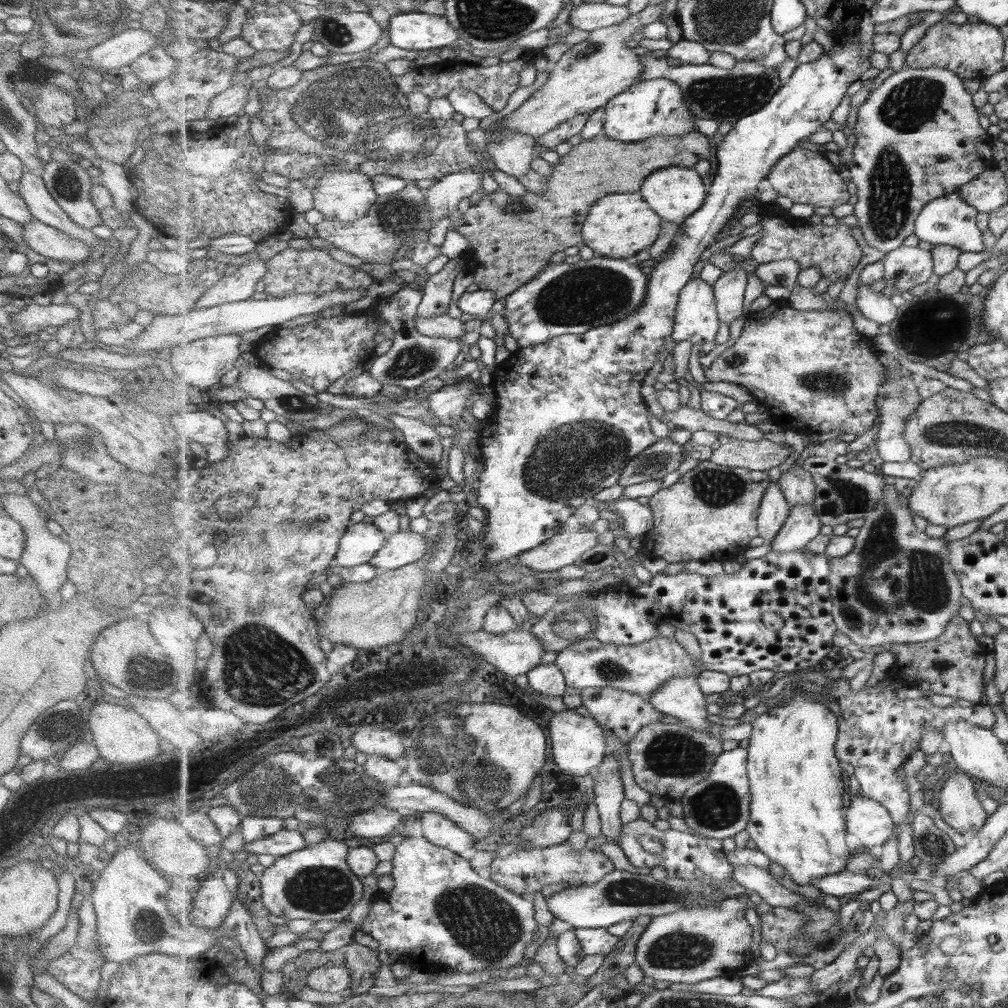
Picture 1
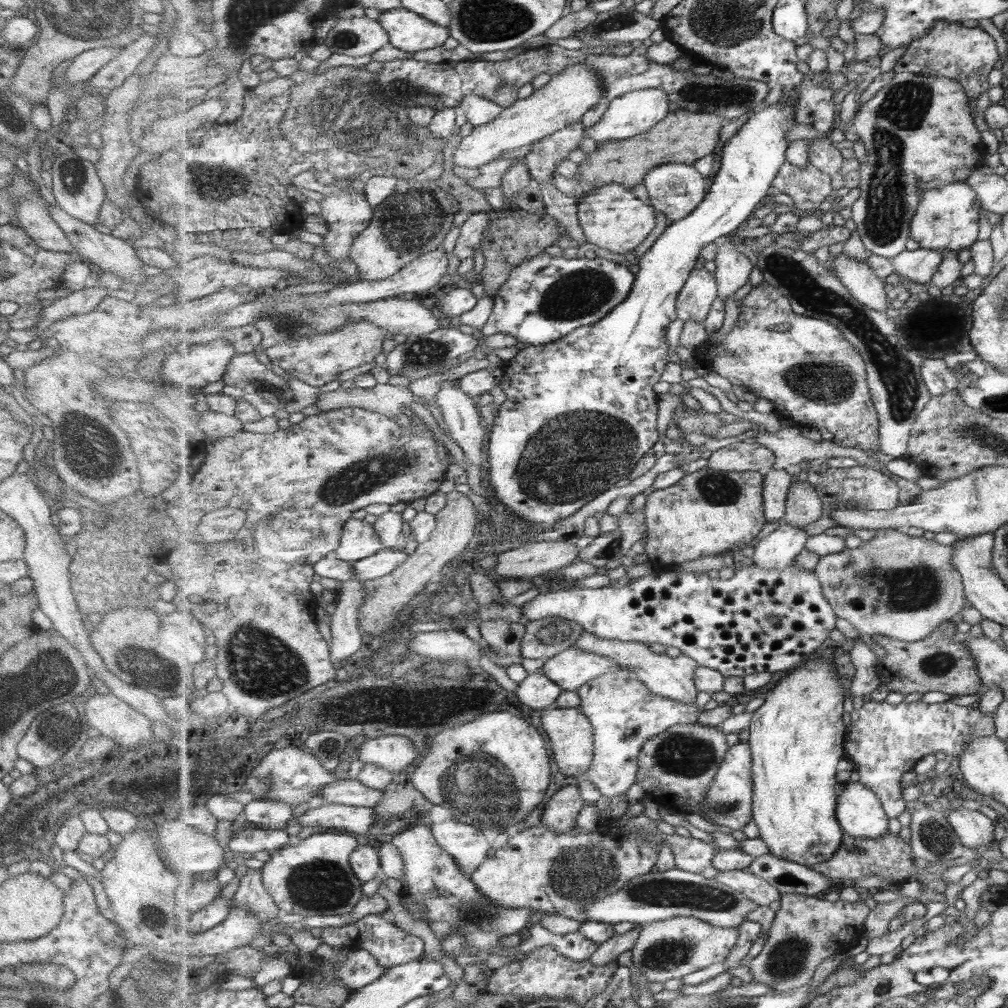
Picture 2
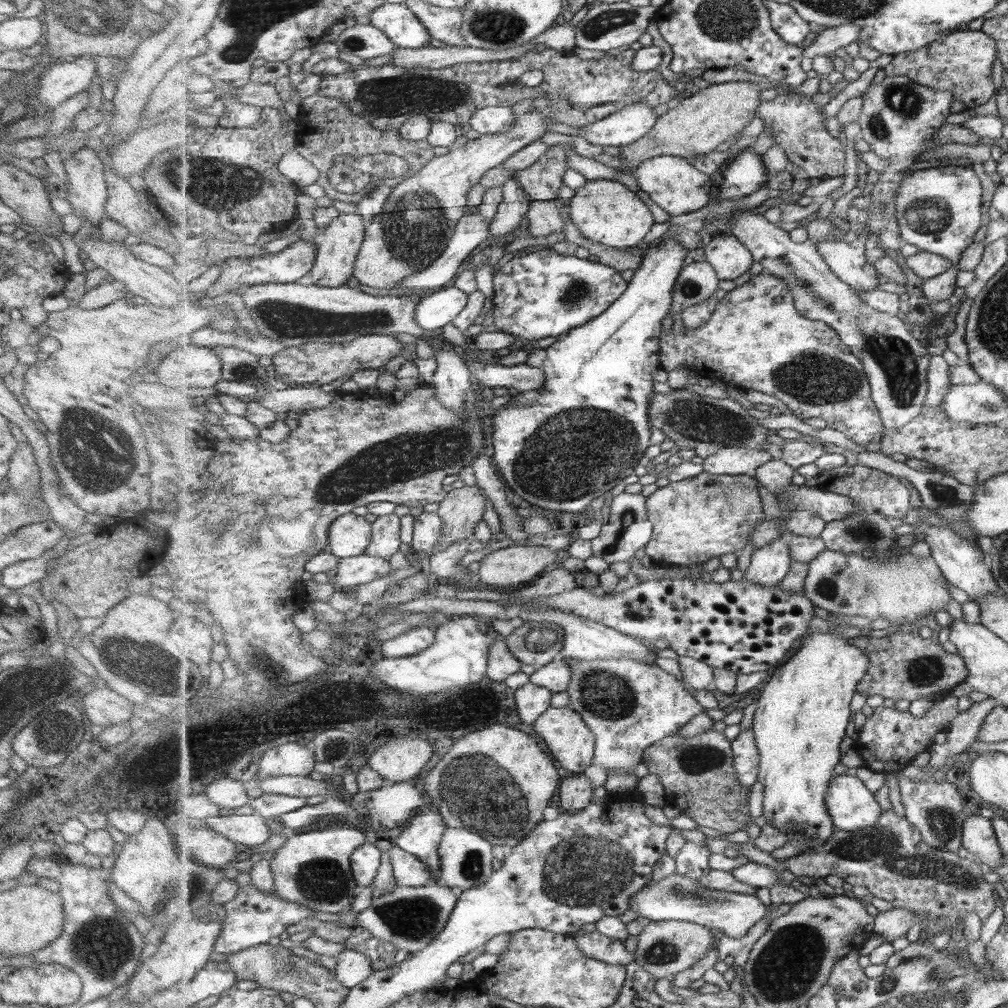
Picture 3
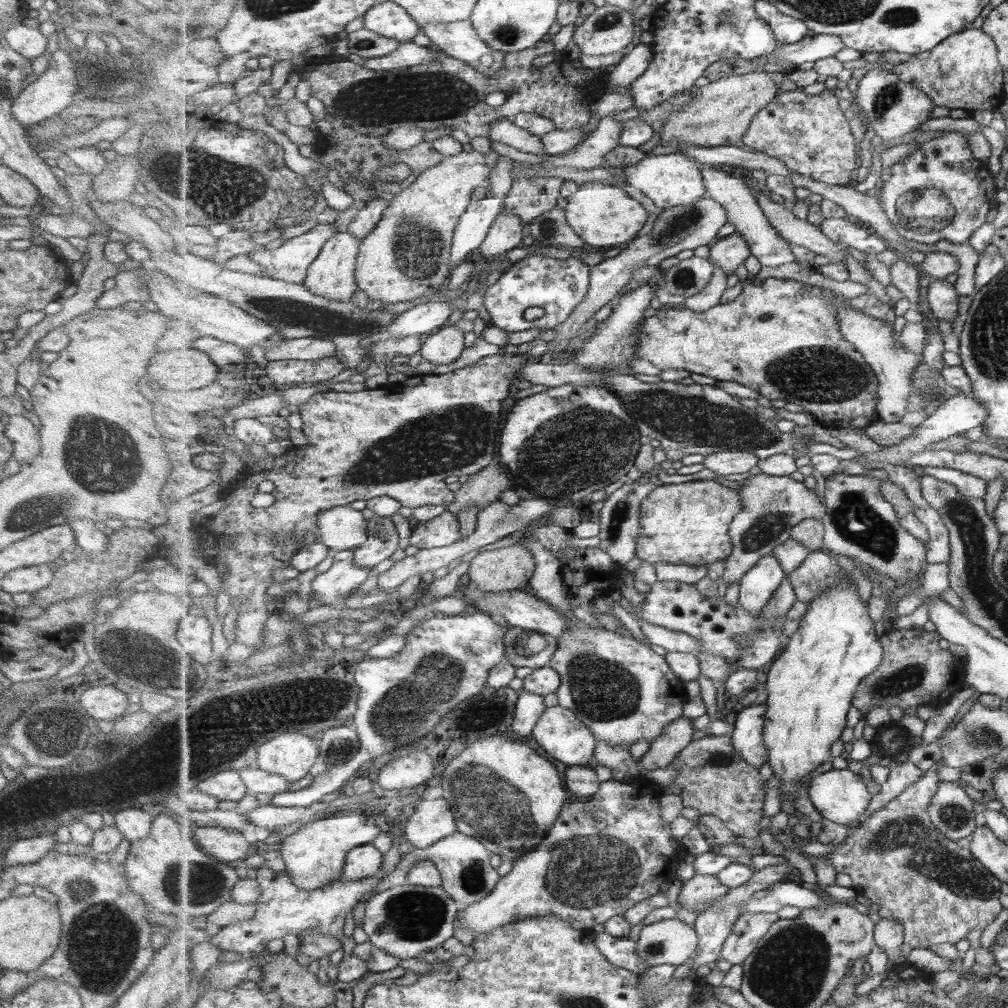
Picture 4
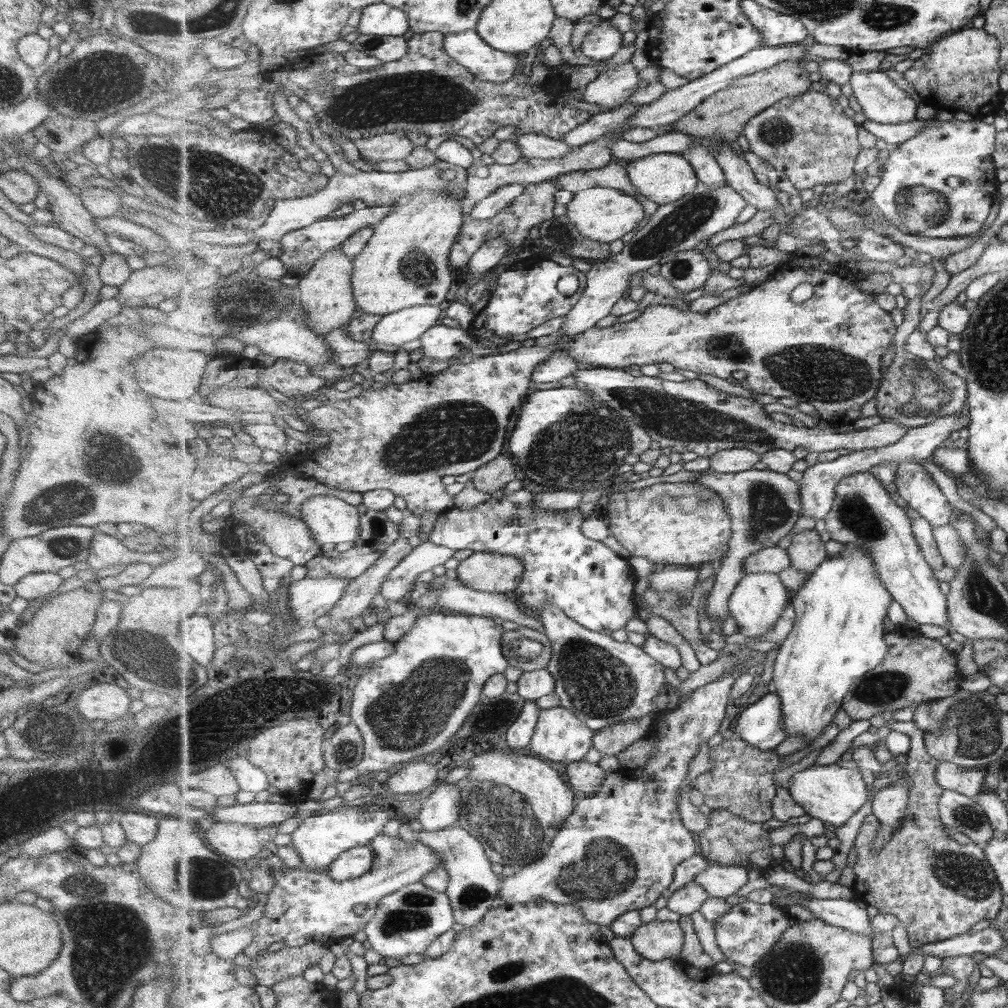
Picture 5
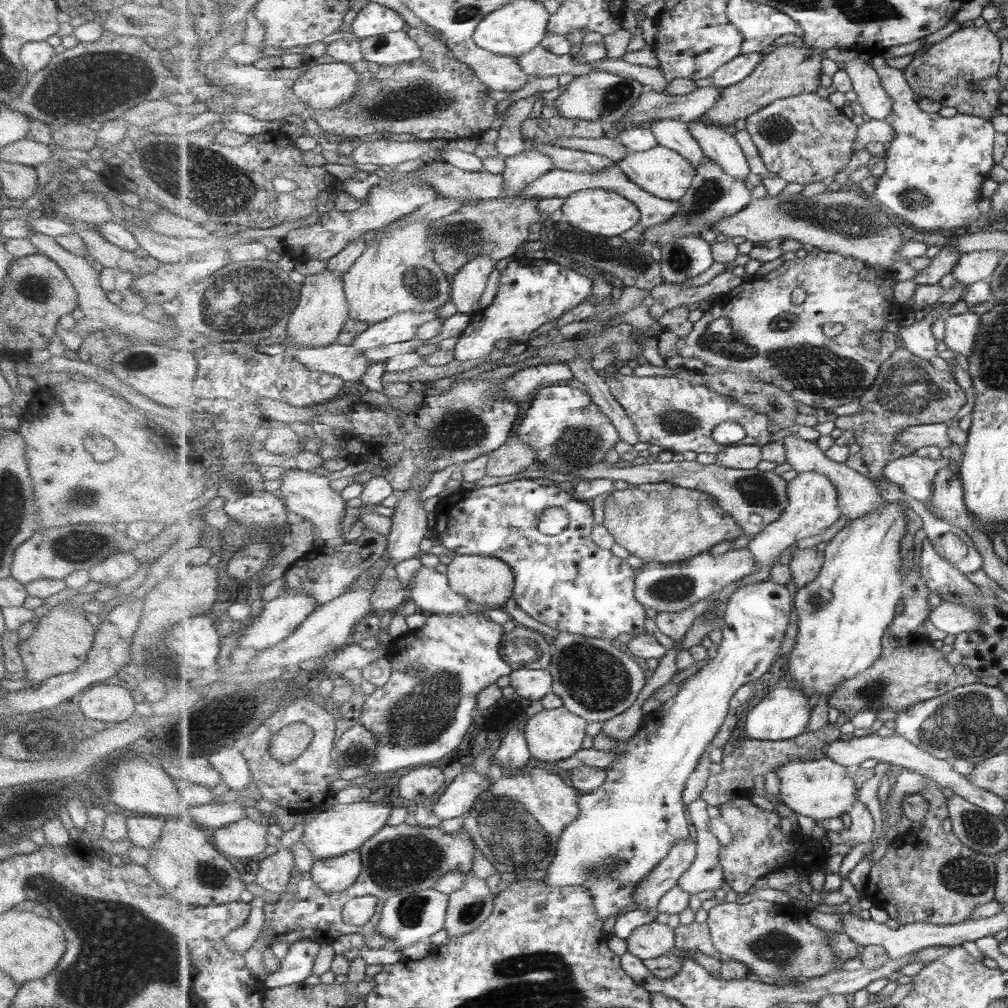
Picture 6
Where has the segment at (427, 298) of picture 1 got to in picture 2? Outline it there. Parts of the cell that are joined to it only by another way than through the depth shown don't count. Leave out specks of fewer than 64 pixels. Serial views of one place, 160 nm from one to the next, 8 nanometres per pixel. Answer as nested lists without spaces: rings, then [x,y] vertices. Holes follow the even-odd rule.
[[[473,213],[460,227],[460,235],[454,247],[453,254],[460,261],[471,258],[475,250],[482,246],[484,232],[490,223],[489,213]]]

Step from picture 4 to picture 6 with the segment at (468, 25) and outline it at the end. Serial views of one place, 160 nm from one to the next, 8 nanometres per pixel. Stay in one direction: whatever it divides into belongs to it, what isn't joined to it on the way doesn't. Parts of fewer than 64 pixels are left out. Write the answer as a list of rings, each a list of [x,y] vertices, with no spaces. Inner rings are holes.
[[[474,39],[453,44],[457,60],[473,68],[477,78],[491,91],[509,92],[523,88],[531,77],[523,72],[519,58],[495,55],[477,45]]]

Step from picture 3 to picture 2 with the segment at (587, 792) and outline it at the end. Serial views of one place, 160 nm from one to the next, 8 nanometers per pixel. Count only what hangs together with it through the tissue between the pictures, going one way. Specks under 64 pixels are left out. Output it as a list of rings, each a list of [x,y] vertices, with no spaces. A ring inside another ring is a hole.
[[[578,784],[566,785],[546,803],[541,820],[557,832],[569,832],[577,826],[580,812],[586,805]]]

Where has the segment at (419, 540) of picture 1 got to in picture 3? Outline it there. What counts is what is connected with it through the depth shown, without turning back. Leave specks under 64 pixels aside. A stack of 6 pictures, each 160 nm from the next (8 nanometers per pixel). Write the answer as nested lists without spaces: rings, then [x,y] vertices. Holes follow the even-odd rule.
[[[368,552],[361,556],[341,558],[336,576],[329,582],[336,588],[349,592],[359,585],[370,584],[391,574],[391,564],[383,557]]]

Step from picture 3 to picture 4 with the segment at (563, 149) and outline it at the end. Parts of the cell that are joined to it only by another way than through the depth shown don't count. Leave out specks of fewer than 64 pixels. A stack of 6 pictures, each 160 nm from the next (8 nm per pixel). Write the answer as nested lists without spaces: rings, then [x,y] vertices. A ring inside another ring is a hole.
[[[563,178],[519,179],[514,181],[504,201],[504,208],[514,212],[523,224],[530,224],[538,216],[557,206],[564,188]]]

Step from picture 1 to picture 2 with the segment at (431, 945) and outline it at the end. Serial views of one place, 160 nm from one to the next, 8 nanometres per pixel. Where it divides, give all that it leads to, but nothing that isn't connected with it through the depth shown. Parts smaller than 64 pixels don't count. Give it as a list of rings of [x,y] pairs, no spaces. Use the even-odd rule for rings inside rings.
[[[428,821],[395,835],[391,842],[401,851],[406,862],[403,890],[414,901],[426,906],[428,914],[424,916],[425,922],[441,940],[455,931],[468,940],[468,950],[462,954],[460,961],[471,960],[470,949],[477,948],[480,954],[488,955],[487,950],[500,946],[499,940],[503,936],[522,936],[528,931],[527,923],[534,910],[505,908],[484,896],[472,879],[464,875],[461,865],[437,842]]]

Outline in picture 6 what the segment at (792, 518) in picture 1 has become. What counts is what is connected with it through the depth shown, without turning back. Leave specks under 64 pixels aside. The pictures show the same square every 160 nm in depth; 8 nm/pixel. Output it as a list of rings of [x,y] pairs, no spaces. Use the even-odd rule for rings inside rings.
[[[770,579],[739,587],[730,596],[730,602],[726,603],[725,626],[721,628],[723,638],[717,648],[717,656],[681,681],[677,694],[653,711],[655,720],[660,720],[660,727],[645,724],[633,738],[626,741],[615,740],[603,732],[593,737],[593,746],[597,750],[620,750],[622,755],[606,768],[606,781],[597,790],[580,795],[579,818],[563,831],[549,872],[543,878],[548,885],[588,888],[602,920],[609,916],[617,918],[621,908],[634,902],[632,896],[636,886],[669,854],[671,847],[679,841],[691,839],[691,821],[684,802],[684,790],[688,787],[689,777],[696,771],[700,758],[721,730],[729,714],[732,697],[745,684],[767,674],[779,657],[791,622],[791,612],[795,610],[794,600],[792,586],[778,584]]]

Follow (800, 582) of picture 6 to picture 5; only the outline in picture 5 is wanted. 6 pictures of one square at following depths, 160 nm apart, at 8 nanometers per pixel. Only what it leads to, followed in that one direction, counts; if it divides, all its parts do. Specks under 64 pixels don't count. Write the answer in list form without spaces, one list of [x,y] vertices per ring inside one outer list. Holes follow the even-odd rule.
[[[814,528],[794,534],[788,548],[793,567],[801,573],[813,575],[813,572],[829,559],[825,542]]]

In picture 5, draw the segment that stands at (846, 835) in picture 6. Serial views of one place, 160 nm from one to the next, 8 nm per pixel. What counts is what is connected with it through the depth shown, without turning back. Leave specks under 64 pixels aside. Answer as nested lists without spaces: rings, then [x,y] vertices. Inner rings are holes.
[[[889,720],[883,724],[891,731],[903,732],[911,737],[911,750],[905,754],[903,768],[907,770],[907,775],[912,777],[914,788],[911,790],[909,809],[901,826],[895,829],[892,839],[881,850],[872,848],[880,829],[880,820],[872,813],[863,818],[854,842],[858,859],[853,866],[855,882],[852,887],[857,899],[866,905],[876,907],[881,913],[893,914],[907,929],[911,948],[917,948],[967,934],[973,926],[982,927],[986,922],[995,920],[1003,906],[1005,894],[985,848],[973,842],[959,844],[947,834],[947,826],[940,815],[941,797],[945,795],[946,789],[941,788],[937,776],[942,760],[937,760],[936,756],[931,756],[926,750],[922,729],[917,727],[913,720],[907,722]]]

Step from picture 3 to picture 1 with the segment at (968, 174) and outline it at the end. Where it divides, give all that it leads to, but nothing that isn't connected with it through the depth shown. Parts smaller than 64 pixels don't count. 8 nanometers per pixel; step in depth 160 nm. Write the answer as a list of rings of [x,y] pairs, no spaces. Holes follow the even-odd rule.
[[[951,193],[932,200],[916,220],[915,235],[923,242],[933,245],[947,244],[963,252],[983,252],[983,231],[977,226],[977,208],[969,204],[959,193]]]

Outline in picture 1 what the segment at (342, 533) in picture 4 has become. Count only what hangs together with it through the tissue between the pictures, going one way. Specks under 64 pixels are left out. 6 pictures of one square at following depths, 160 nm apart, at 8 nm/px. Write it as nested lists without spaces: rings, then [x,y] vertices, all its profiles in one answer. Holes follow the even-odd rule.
[[[350,523],[339,542],[339,553],[335,554],[332,564],[339,568],[363,566],[385,547],[387,537],[373,523]]]

